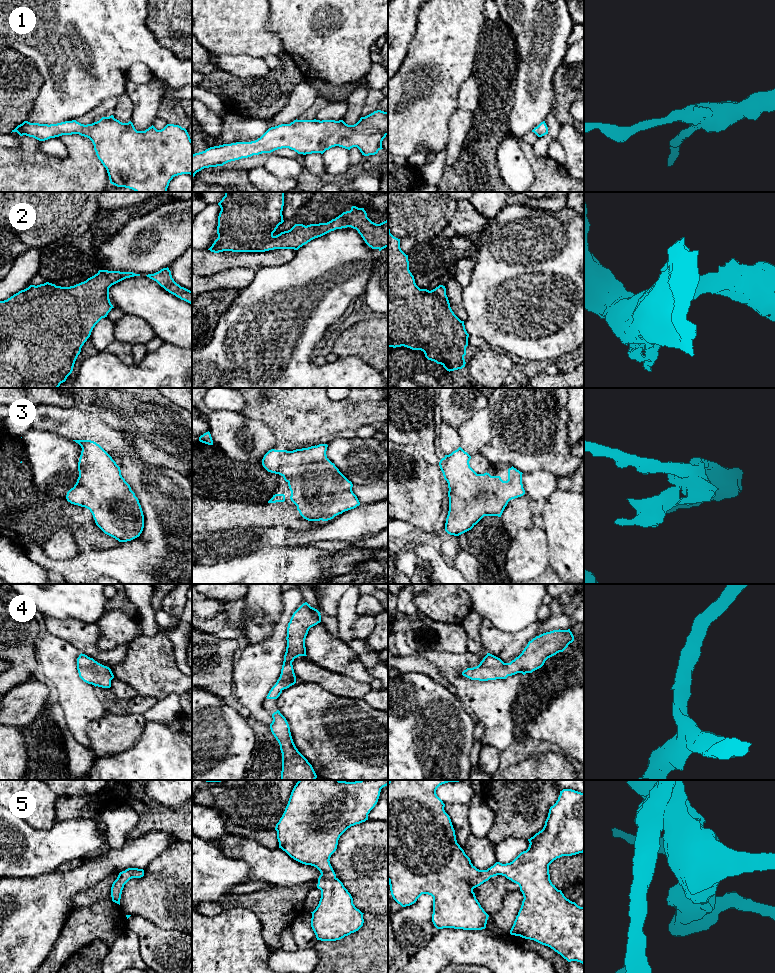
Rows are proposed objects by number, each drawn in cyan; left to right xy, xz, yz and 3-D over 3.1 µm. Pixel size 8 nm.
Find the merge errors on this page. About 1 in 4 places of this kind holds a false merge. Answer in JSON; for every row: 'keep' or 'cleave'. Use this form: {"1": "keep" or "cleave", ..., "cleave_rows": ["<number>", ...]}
{"1": "keep", "2": "keep", "3": "keep", "4": "keep", "5": "keep", "cleave_rows": []}

